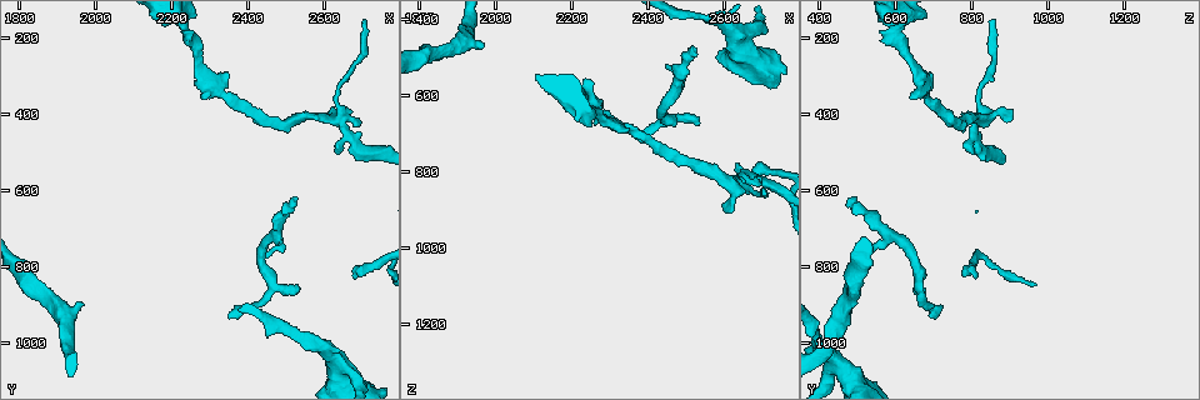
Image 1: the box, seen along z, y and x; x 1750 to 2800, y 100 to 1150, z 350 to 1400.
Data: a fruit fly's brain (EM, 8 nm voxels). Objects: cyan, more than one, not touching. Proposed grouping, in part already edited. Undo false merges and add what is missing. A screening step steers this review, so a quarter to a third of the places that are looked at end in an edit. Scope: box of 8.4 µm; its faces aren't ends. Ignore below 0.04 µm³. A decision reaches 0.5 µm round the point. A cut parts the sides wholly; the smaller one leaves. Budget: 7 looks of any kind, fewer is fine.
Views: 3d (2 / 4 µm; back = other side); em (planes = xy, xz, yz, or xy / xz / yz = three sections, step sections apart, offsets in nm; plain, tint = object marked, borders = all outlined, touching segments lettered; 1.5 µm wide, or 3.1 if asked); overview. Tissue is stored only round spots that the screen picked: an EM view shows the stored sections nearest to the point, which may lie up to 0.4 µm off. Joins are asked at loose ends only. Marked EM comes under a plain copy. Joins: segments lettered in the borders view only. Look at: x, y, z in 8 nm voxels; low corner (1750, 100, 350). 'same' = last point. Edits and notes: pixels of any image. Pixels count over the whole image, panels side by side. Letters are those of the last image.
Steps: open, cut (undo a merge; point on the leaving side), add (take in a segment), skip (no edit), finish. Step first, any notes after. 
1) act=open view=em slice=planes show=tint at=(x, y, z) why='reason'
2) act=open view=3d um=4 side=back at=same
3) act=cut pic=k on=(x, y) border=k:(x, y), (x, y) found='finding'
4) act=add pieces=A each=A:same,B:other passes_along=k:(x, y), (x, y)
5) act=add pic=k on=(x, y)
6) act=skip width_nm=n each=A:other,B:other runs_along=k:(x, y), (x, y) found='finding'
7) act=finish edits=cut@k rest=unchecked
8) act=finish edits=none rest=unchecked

act=open view=em slice=planes show=borders at=(2535, 865, 680) why='branch stops here'

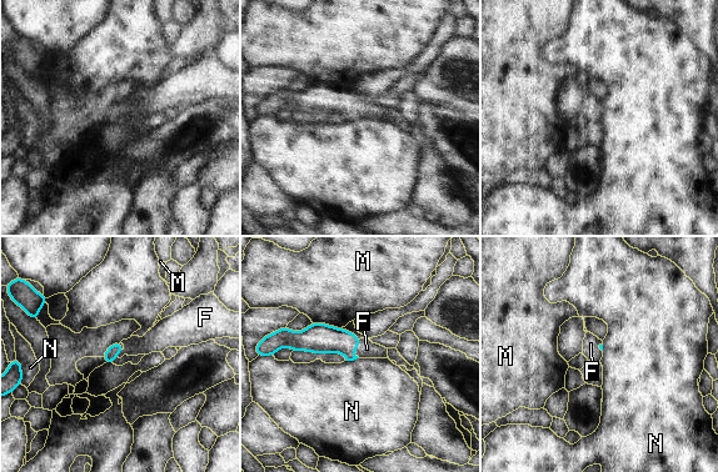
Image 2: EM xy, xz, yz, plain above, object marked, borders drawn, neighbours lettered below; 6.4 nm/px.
act=add pieces=F each=F:same,M:other,N:other passes_along=2:(319, 337), (357, 347), (367, 349) found='it goes on there'

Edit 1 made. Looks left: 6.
act=open view=overview why='redraw'

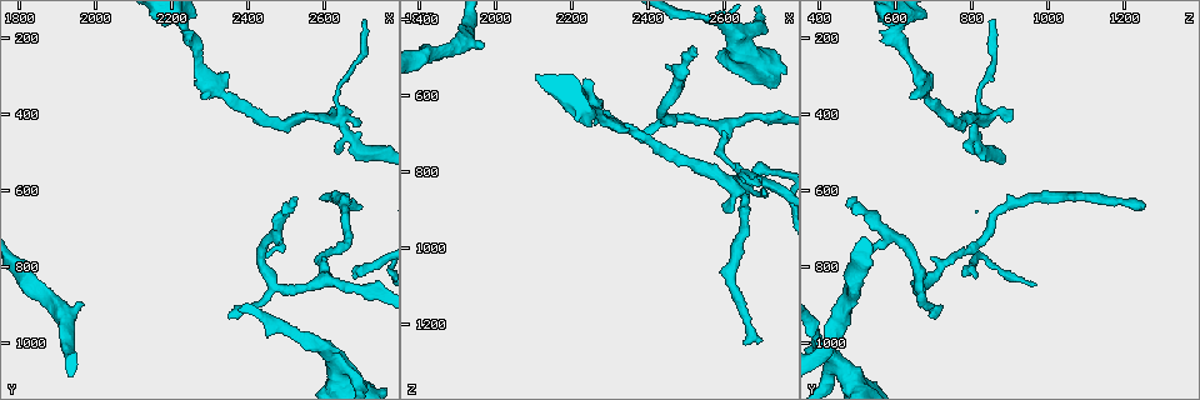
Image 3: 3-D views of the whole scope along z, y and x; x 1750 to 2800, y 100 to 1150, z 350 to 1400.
act=open view=em slice=planes show=borders at=(2635, 415, 830) why='sharp bend'

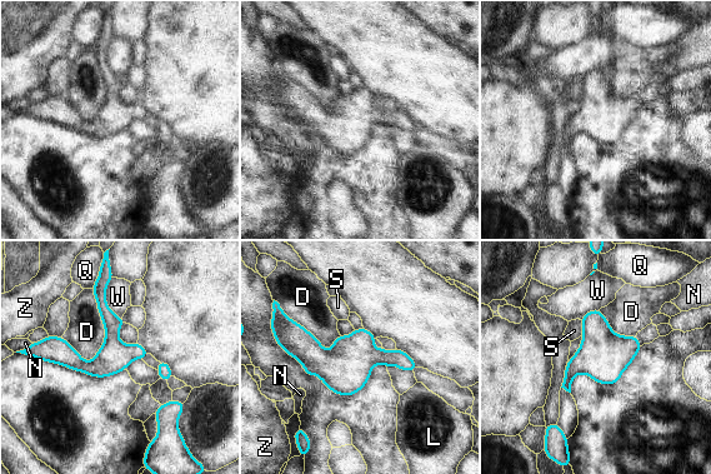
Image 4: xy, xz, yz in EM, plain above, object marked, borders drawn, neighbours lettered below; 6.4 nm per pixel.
act=skip each=D:other,L:other,N:other,Q:other,S:other,W:other,Z:other runs_along=4:(279, 322), (315, 358), (412, 365) found='continuous, no second neuron'

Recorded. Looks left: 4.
act=open view=3d um=2 at=(2530, 615, 505)

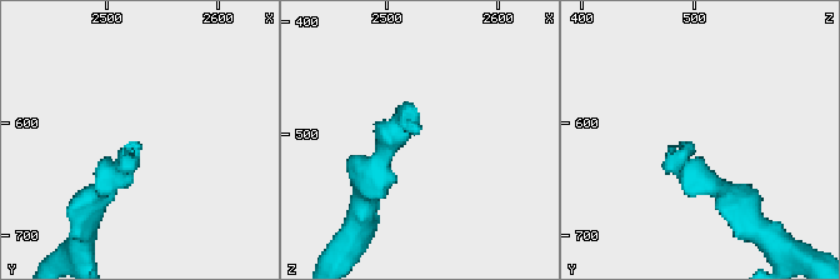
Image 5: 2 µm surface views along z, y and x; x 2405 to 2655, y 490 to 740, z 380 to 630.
act=open view=em slice=planes show=borders at=(2526, 620, 496)

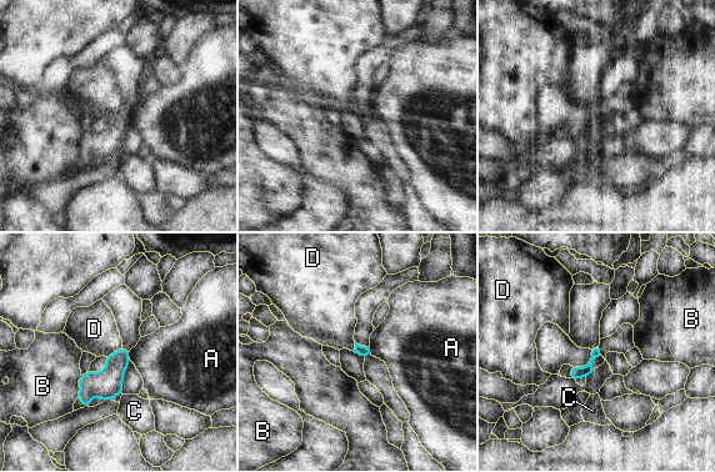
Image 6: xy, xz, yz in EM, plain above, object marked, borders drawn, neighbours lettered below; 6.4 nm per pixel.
act=skip each=A:other,B:other,C:other,D:other border=6:(121, 346), (105, 356) found='no lettered segment goes on from it'

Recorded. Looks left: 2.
act=finish edits=add@2 rest=unchecked

